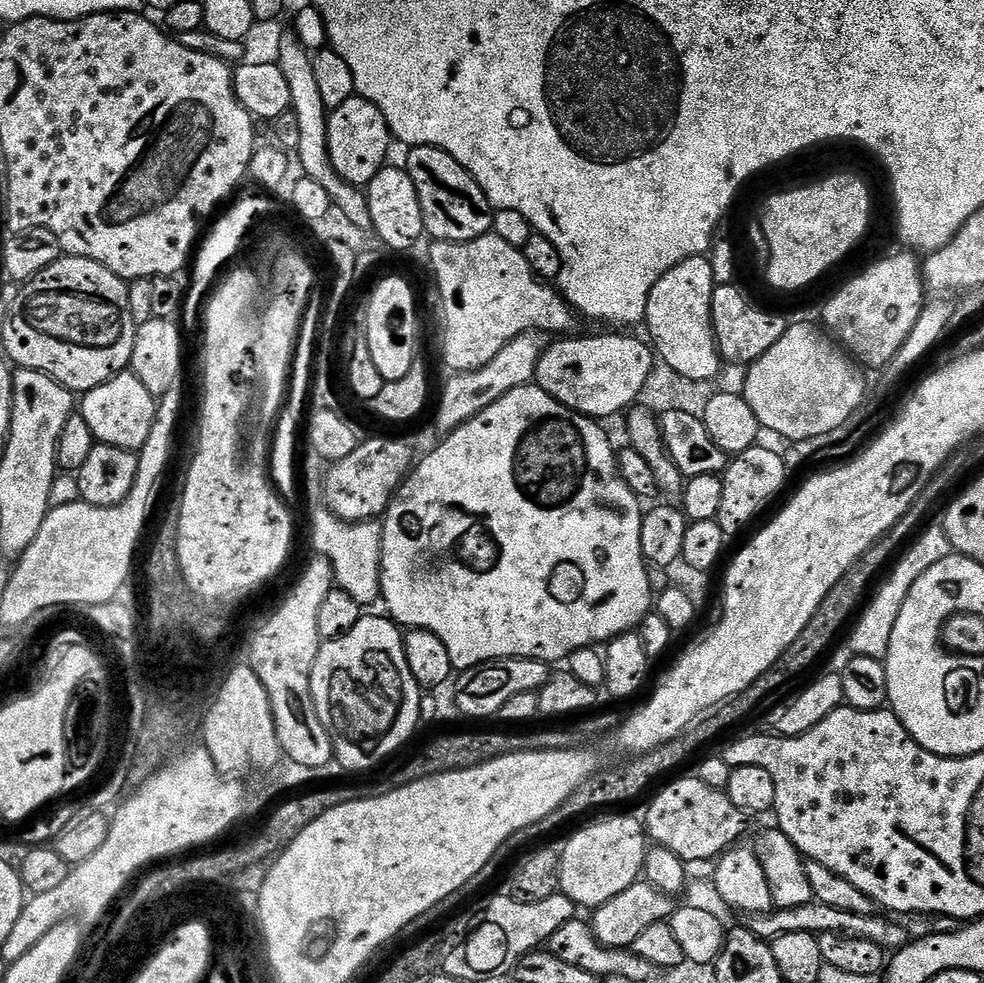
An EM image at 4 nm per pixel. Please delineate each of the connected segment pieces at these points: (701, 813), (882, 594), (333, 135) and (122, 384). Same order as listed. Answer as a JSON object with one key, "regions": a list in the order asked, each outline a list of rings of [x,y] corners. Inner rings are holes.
{"regions":[[[[688,774],[668,784],[648,804],[648,813],[642,816],[646,835],[657,848],[665,848],[685,862],[691,860],[715,861],[737,843],[744,832],[746,813],[730,802],[725,790],[706,786],[695,774]]],[[[943,527],[926,528],[903,549],[904,557],[902,557],[902,552],[899,559],[891,565],[892,573],[885,578],[884,585],[876,592],[876,597],[872,601],[869,599],[863,605],[862,611],[859,613],[860,621],[858,621],[858,616],[855,623],[851,625],[852,633],[850,633],[850,628],[847,636],[849,635],[848,648],[852,656],[884,660],[890,650],[890,634],[894,634],[894,622],[898,622],[898,614],[902,614],[902,602],[906,602],[906,594],[910,594],[910,586],[914,586],[914,582],[918,582],[918,578],[922,578],[922,574],[926,574],[926,570],[930,570],[930,566],[935,566],[938,562],[942,562],[942,558],[953,555],[952,543],[948,535],[944,533]]],[[[351,96],[342,106],[331,109],[328,114],[328,149],[334,170],[346,182],[367,186],[381,168],[389,163],[388,147],[394,144],[392,131],[388,128],[382,110],[374,102],[366,102],[360,96]]],[[[125,370],[110,377],[106,382],[102,382],[102,386],[94,386],[94,390],[83,393],[81,402],[78,404],[79,415],[86,418],[86,426],[90,426],[92,437],[101,444],[109,444],[110,446],[118,446],[122,450],[130,450],[139,453],[144,447],[145,442],[150,438],[150,430],[156,421],[157,397],[150,394],[150,390],[146,390],[146,386],[142,386],[142,382],[138,382],[138,378],[131,372]]]]}

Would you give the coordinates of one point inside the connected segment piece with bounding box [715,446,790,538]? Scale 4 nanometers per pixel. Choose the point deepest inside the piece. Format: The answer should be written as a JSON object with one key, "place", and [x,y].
{"place":[754,477]}

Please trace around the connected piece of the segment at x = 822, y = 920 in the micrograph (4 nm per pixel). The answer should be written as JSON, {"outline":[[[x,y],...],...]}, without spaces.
{"outline":[[[813,902],[806,906],[776,908],[773,911],[764,913],[762,916],[751,917],[746,926],[755,936],[769,942],[775,936],[781,936],[782,934],[814,934],[818,938],[827,932],[840,932],[843,936],[866,938],[866,942],[874,942],[874,946],[885,950],[903,948],[905,944],[909,943],[910,935],[908,936],[907,930],[896,921],[899,919],[884,916],[879,916],[879,914],[871,916],[850,914],[850,910],[834,910],[834,906]]]}

